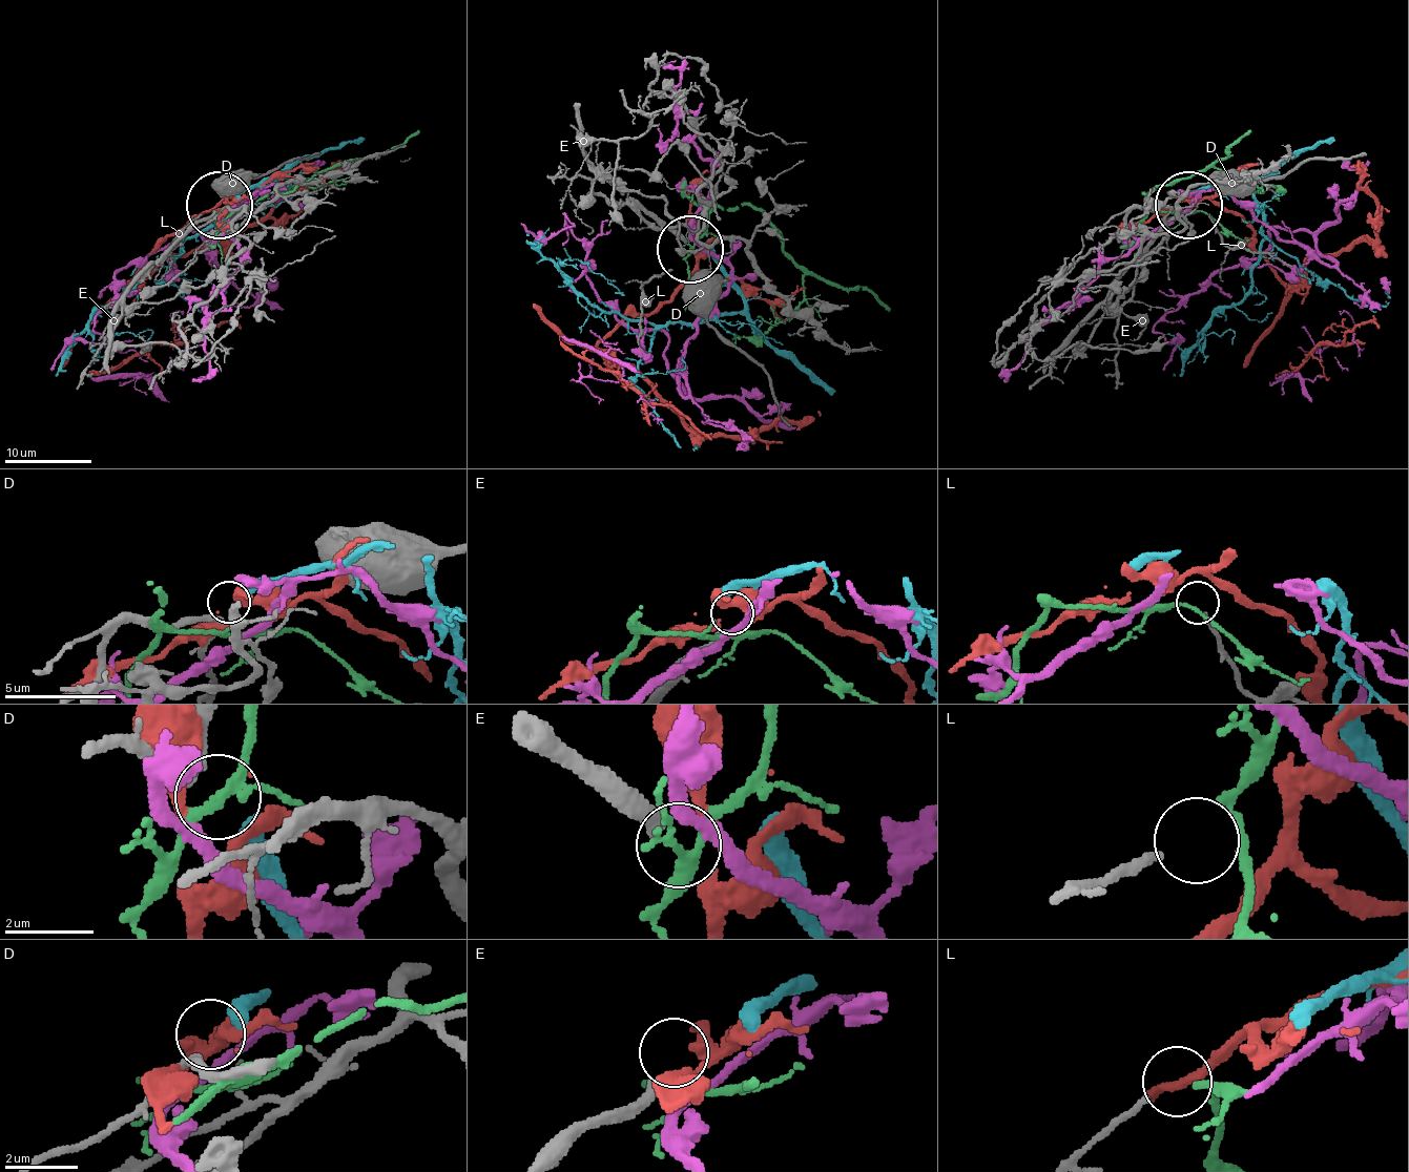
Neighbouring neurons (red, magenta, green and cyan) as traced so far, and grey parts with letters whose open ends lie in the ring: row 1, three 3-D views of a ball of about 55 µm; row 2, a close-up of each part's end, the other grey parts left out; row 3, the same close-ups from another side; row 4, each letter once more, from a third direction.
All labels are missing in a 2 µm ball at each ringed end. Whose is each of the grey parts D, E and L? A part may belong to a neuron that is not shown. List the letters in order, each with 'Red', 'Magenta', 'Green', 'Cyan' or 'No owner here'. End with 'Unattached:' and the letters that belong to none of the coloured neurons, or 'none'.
D: Cyan
E: No owner here
L: Green
Unattached: E

